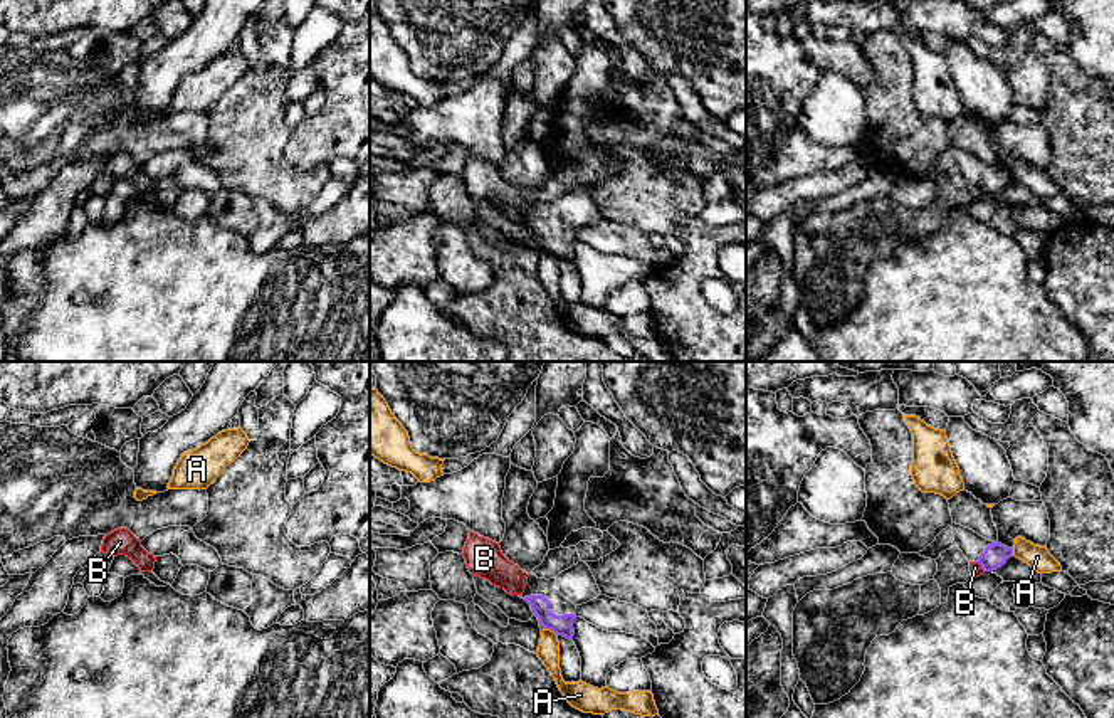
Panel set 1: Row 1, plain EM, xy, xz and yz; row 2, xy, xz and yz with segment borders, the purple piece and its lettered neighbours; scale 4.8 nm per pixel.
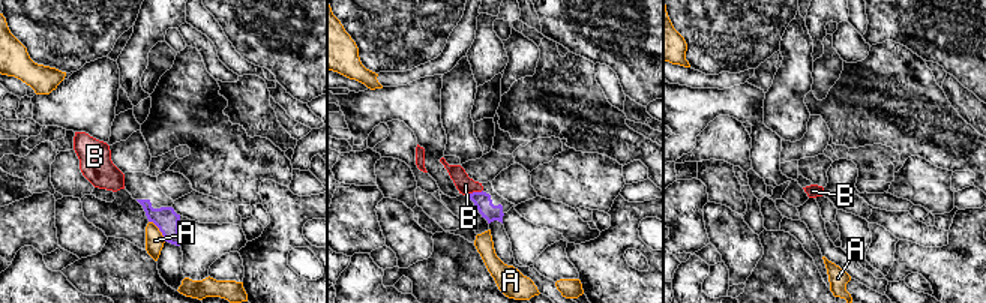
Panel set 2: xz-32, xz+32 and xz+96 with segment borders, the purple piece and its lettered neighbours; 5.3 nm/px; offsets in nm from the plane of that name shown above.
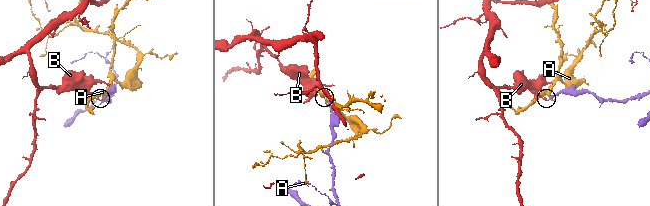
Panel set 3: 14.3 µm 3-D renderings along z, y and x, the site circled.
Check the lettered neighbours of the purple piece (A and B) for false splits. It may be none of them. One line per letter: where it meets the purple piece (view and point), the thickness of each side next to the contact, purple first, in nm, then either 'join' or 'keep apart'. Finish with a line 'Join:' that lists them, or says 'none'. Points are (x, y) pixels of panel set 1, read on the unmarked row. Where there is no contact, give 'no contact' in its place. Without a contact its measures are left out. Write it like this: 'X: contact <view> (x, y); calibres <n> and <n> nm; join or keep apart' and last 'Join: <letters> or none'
A: contact xz (551, 253); calibres 100 and 110 nm; keep apart
B: contact yz (982, 190); calibres 120 and 60 nm; keep apart
Join: none

